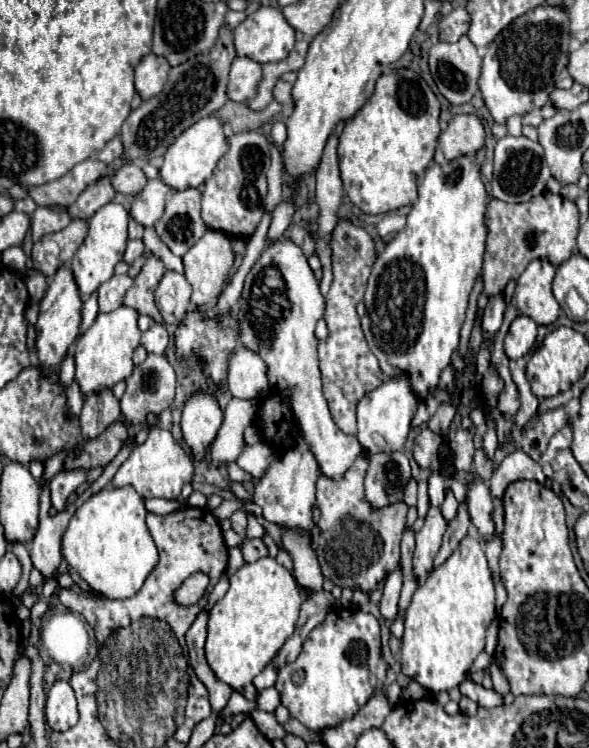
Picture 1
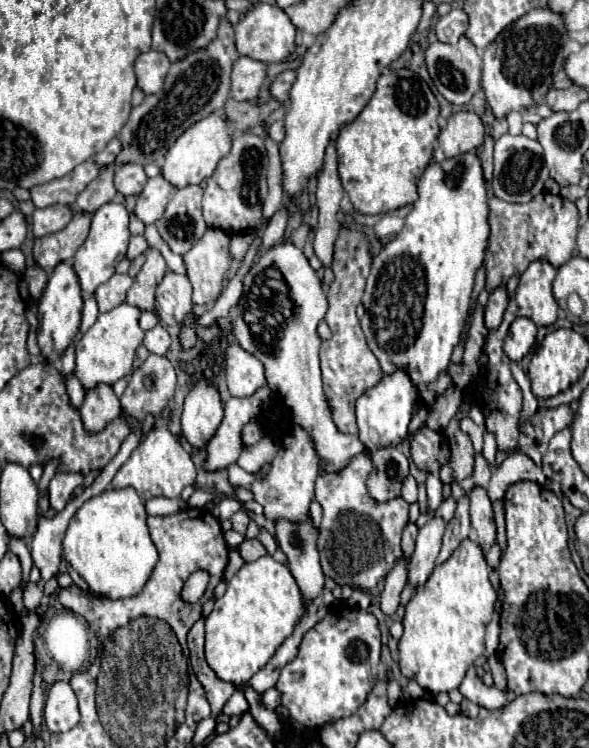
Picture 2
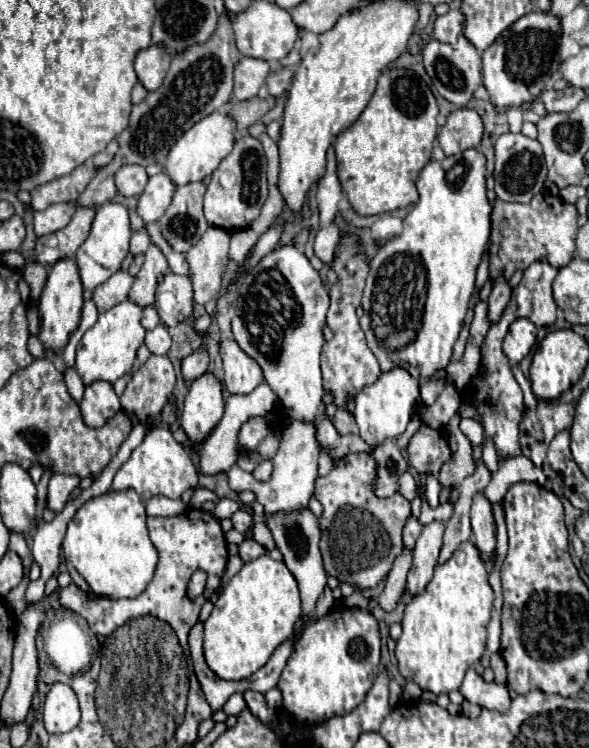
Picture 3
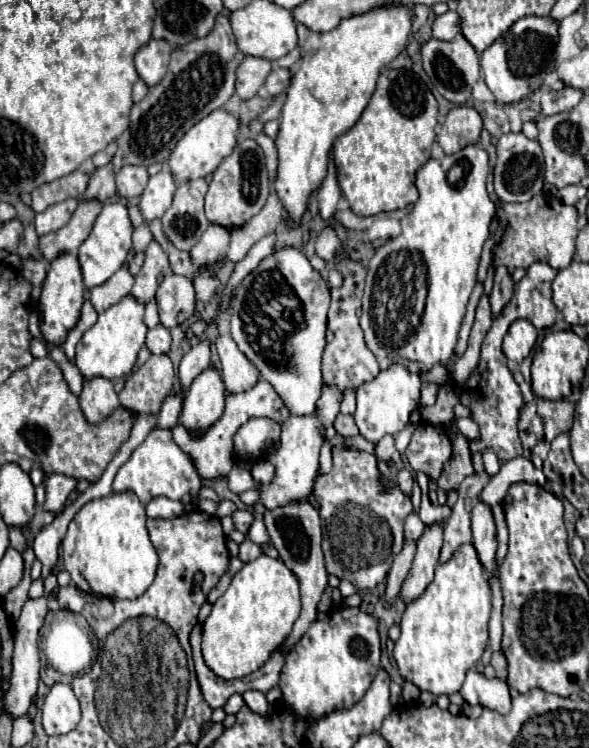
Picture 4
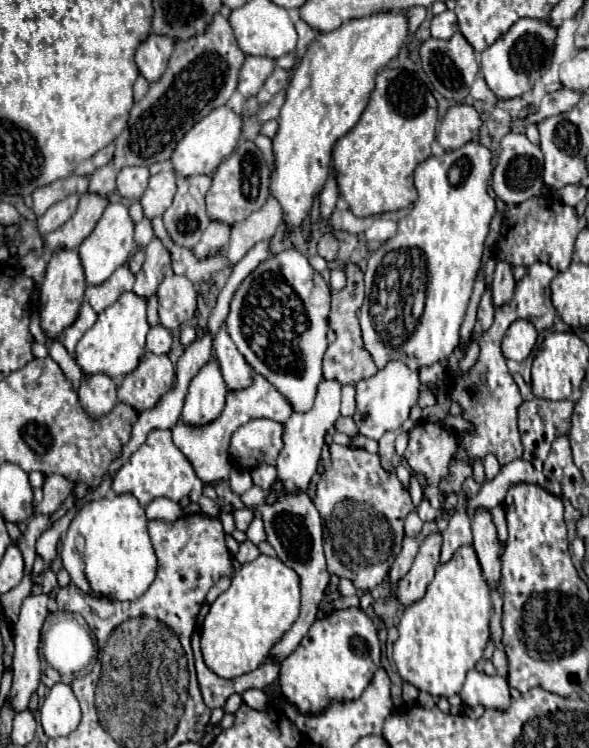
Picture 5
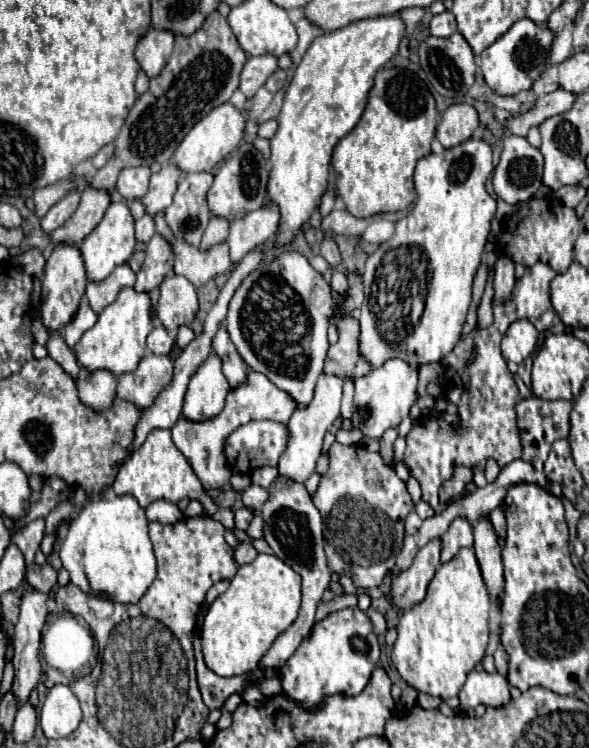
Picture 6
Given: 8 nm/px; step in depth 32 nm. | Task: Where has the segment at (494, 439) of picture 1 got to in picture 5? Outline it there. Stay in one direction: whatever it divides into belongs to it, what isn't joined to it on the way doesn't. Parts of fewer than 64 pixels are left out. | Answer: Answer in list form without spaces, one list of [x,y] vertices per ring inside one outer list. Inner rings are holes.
[[[486,454],[486,456],[484,456],[484,470],[486,470],[486,478],[488,478],[488,480],[492,480],[492,478],[498,474],[500,464],[498,464],[498,460],[496,460],[494,454]]]

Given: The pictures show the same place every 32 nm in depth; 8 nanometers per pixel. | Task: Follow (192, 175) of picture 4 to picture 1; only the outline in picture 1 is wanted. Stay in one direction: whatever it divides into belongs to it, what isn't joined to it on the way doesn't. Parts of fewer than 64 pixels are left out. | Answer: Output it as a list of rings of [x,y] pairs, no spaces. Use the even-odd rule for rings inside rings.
[[[216,114],[198,120],[188,130],[184,130],[166,150],[164,164],[160,166],[160,178],[166,186],[170,186],[176,192],[188,190],[188,188],[200,188],[216,168],[220,156],[228,150],[226,136],[224,136],[224,124],[218,120]]]

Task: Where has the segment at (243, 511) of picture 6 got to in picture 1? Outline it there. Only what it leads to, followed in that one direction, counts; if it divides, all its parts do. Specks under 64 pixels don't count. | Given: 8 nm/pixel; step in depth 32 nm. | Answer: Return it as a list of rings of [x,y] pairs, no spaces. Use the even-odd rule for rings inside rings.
[[[236,510],[232,514],[230,522],[232,522],[232,530],[244,538],[246,536],[246,512],[244,510]]]

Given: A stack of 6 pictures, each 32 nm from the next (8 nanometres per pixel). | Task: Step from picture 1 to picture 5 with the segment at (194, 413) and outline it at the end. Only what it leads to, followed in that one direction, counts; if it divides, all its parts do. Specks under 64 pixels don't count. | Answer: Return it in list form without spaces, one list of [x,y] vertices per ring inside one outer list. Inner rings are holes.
[[[212,358],[192,380],[184,398],[184,410],[180,420],[190,426],[210,424],[222,414],[226,392],[228,388],[220,374],[220,366]]]

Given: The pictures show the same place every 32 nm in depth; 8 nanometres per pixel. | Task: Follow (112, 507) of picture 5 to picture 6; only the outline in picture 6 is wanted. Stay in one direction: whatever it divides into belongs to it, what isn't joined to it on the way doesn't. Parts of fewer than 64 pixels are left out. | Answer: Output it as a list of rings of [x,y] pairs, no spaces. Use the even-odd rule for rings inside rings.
[[[114,496],[88,500],[84,508],[72,518],[66,538],[60,544],[60,558],[70,574],[70,582],[86,594],[98,594],[112,602],[138,602],[156,578],[156,558],[148,538],[148,518],[134,496]]]

